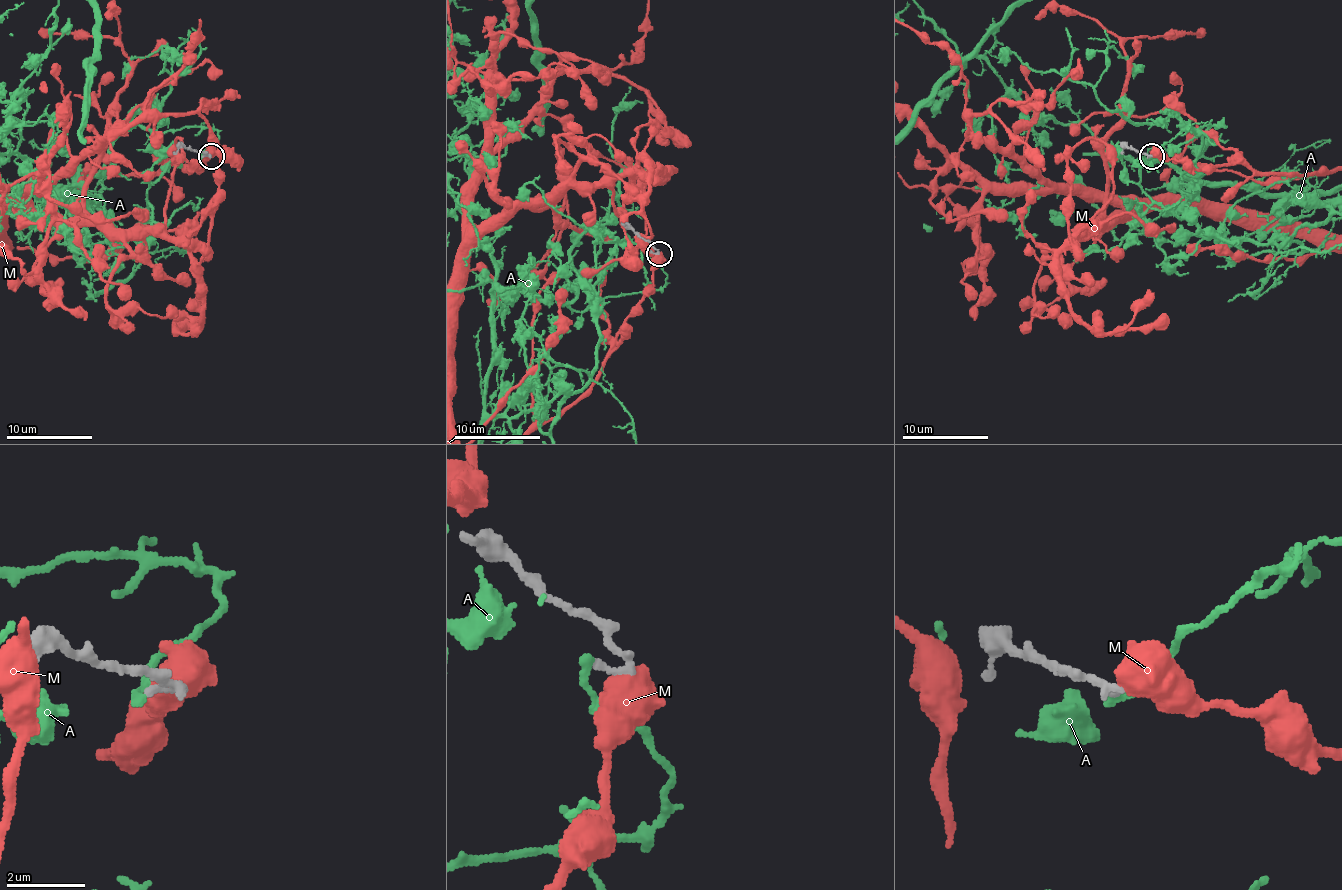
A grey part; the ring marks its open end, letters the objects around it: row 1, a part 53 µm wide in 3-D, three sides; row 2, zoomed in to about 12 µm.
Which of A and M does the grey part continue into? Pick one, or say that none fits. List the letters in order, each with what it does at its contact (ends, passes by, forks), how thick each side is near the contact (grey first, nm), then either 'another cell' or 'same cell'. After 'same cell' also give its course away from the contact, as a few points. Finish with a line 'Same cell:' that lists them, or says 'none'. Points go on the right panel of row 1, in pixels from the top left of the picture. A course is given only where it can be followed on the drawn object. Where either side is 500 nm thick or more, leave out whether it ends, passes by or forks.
A: it ends | 190/200 nm | another cell
M: 280/800 nm | another cell
Same cell: none

